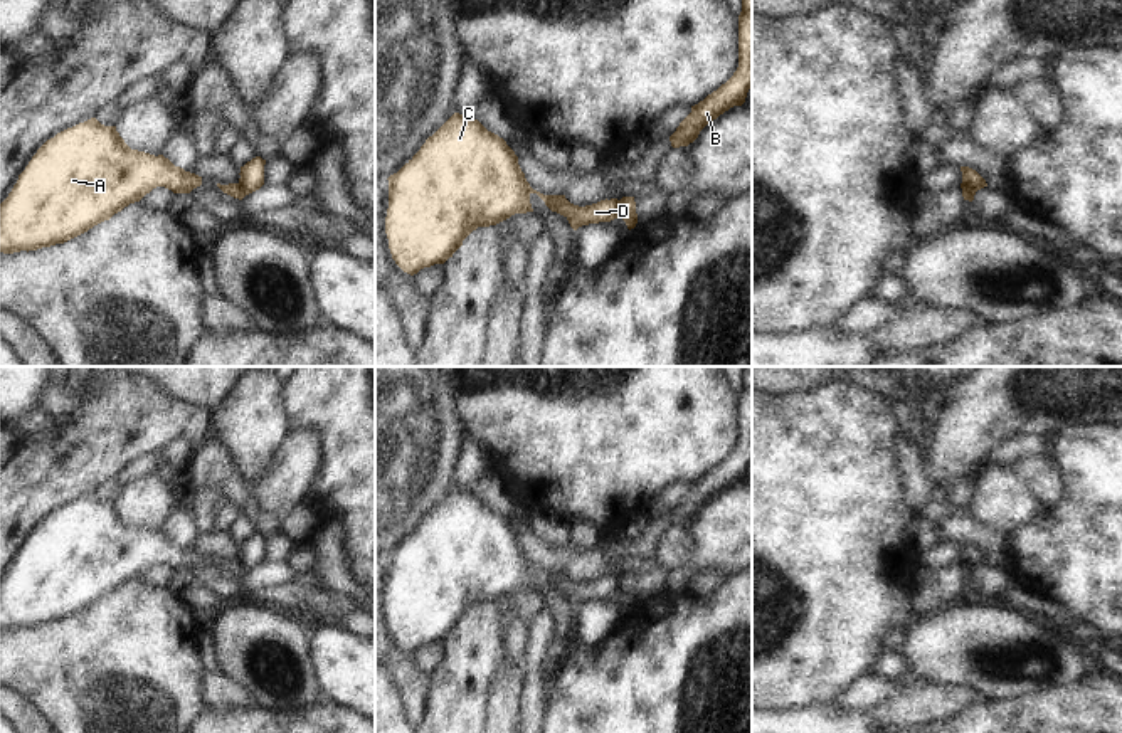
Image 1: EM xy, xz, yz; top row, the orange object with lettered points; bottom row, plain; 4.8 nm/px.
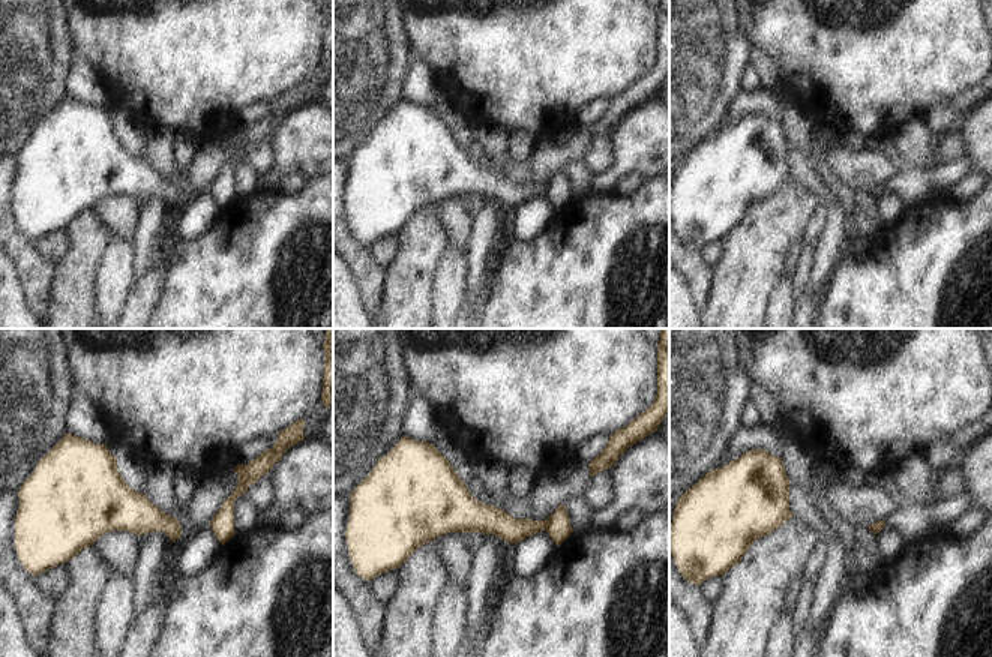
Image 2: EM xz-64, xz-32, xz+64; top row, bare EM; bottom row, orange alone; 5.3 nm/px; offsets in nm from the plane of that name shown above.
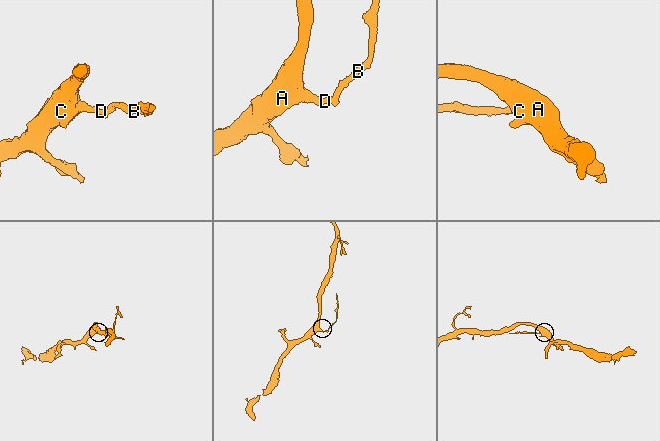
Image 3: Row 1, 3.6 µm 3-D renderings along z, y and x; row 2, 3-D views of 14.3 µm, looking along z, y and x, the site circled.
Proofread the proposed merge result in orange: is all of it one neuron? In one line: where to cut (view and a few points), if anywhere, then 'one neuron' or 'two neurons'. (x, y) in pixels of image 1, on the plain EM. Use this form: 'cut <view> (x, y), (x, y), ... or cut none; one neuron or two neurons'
cut xz (619, 577), (614, 594); two neurons

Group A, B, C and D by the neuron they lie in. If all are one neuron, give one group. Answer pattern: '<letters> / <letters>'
A C D / B

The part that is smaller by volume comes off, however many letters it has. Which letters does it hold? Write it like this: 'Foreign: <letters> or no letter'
Foreign: B.

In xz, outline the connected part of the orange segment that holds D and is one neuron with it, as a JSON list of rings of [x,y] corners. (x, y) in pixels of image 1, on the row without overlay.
[[[459,489],[387,556],[389,625],[395,641],[410,652],[444,641],[478,604],[533,588],[532,570],[564,592],[574,607],[611,599],[619,587],[617,575],[579,583],[565,572],[533,567],[506,518]]]

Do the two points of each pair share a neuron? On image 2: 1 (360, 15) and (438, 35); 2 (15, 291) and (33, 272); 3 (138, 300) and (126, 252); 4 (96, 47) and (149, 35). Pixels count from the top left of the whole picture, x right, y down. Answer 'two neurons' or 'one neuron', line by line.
1: two neurons
2: two neurons
3: two neurons
4: one neuron

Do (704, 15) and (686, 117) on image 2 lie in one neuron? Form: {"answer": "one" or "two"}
{"answer": "one"}

